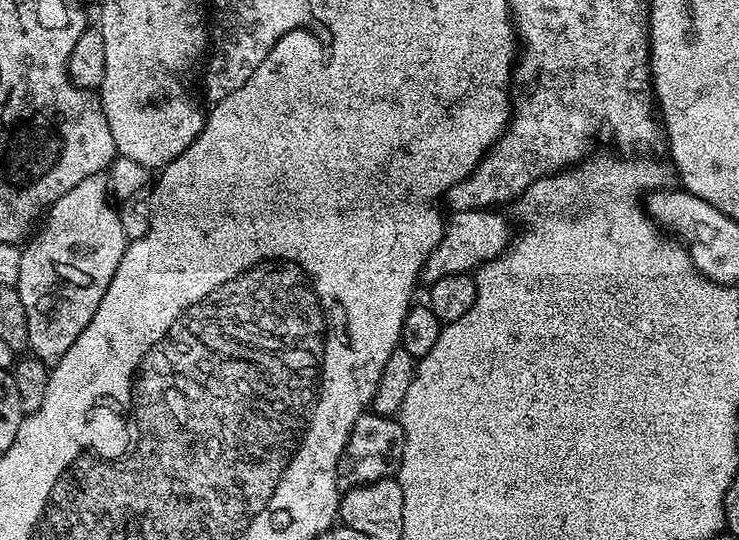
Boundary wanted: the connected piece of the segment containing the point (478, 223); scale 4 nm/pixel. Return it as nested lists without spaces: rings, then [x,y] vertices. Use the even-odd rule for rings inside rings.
[[[466,210],[465,212],[452,212],[447,217],[444,233],[438,246],[426,258],[424,269],[420,271],[420,280],[425,285],[438,282],[446,274],[471,273],[481,264],[488,264],[504,253],[509,247],[508,224],[499,216],[496,210]]]

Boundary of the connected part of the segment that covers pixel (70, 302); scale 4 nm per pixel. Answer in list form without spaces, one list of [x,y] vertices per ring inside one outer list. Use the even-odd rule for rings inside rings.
[[[103,175],[82,178],[74,190],[66,190],[66,194],[62,194],[62,198],[55,200],[52,207],[47,209],[39,228],[40,233],[36,237],[33,235],[23,245],[22,271],[18,273],[15,289],[25,307],[31,355],[45,366],[54,366],[62,354],[66,354],[66,350],[78,342],[78,334],[90,326],[90,318],[94,318],[98,302],[102,302],[114,278],[114,270],[118,270],[118,262],[122,262],[126,241],[117,205],[110,199],[108,182]]]

